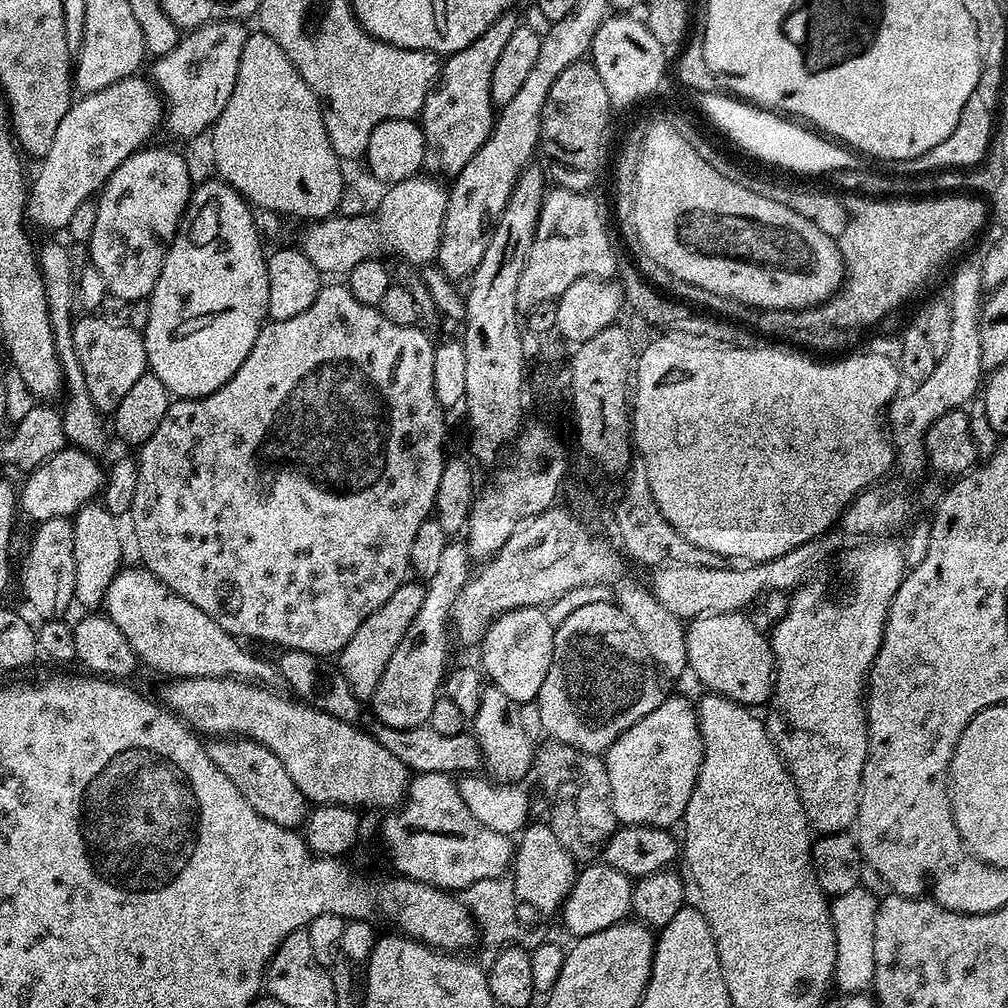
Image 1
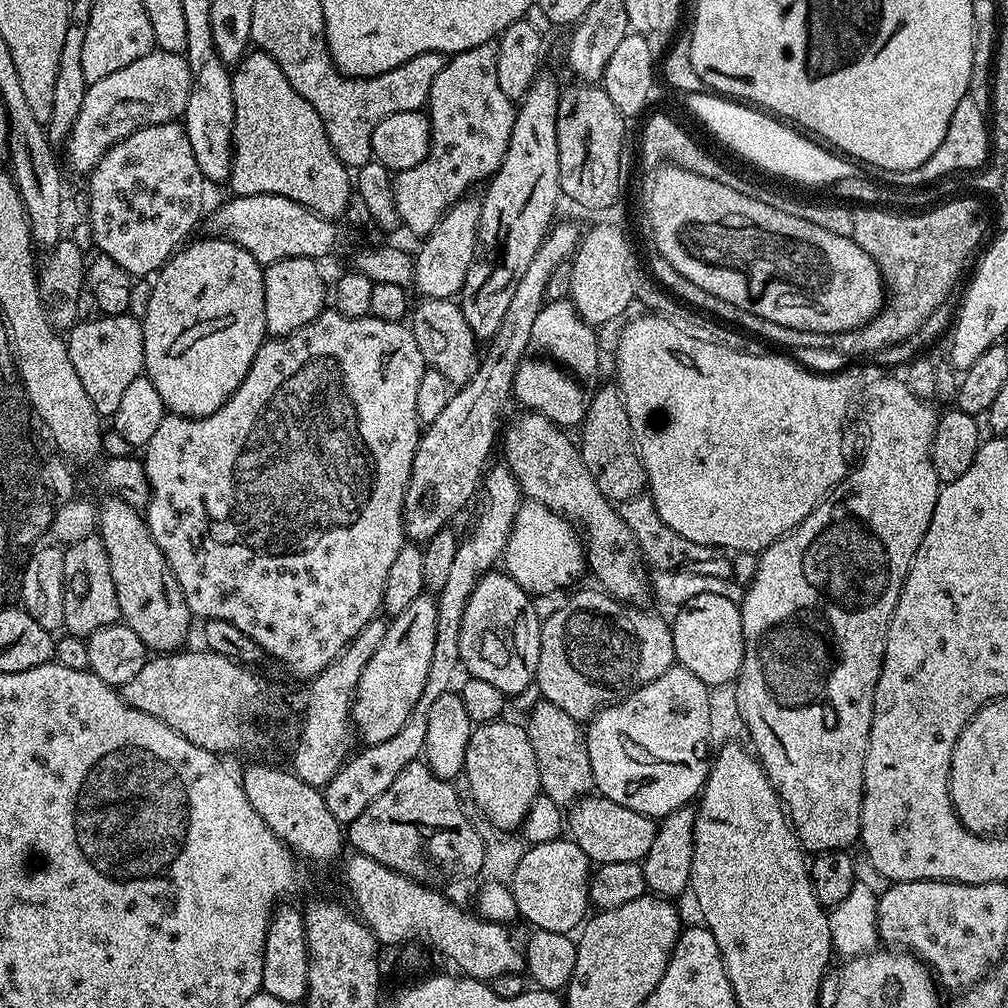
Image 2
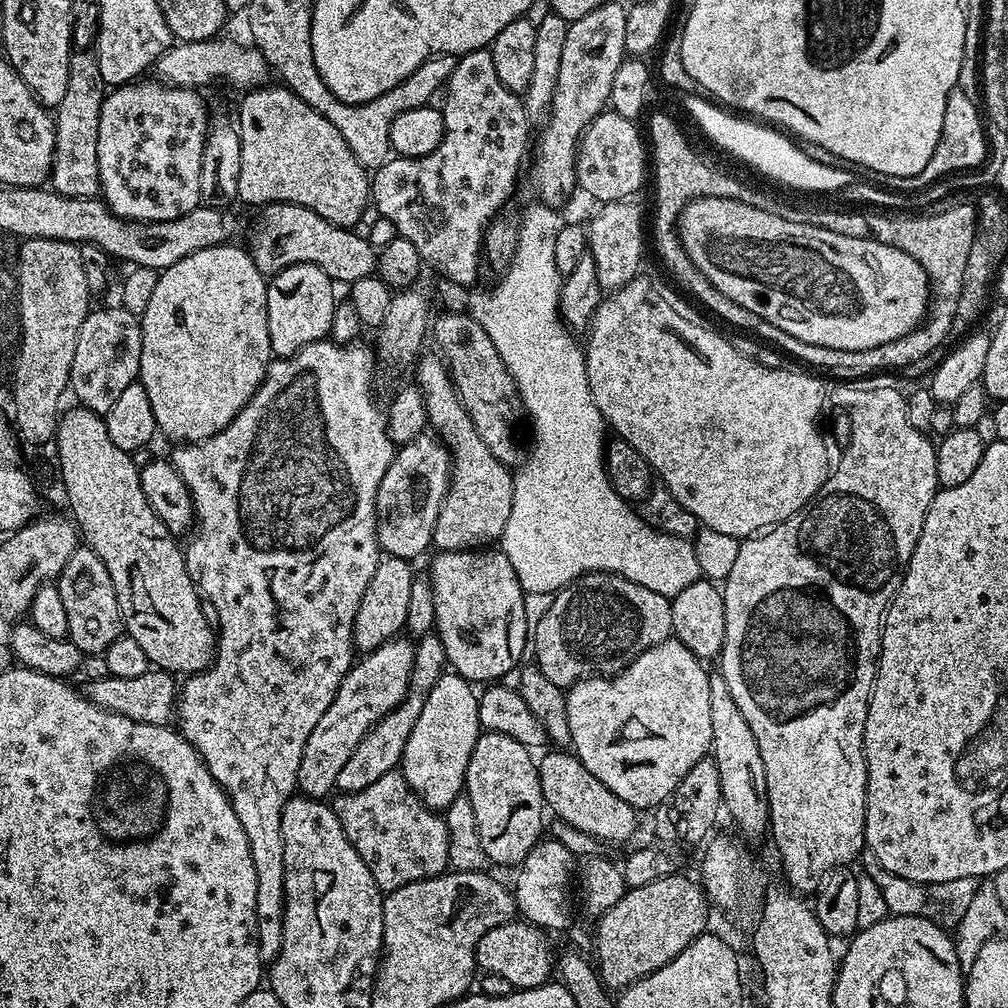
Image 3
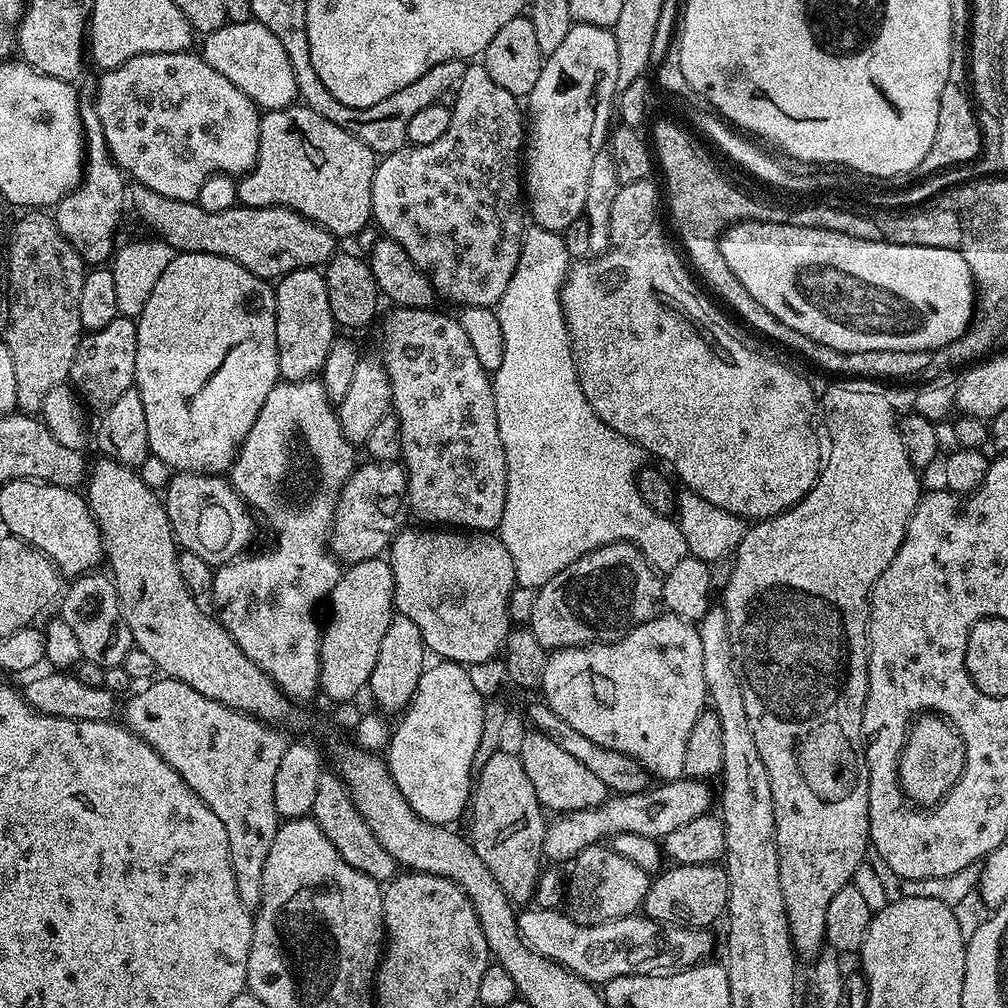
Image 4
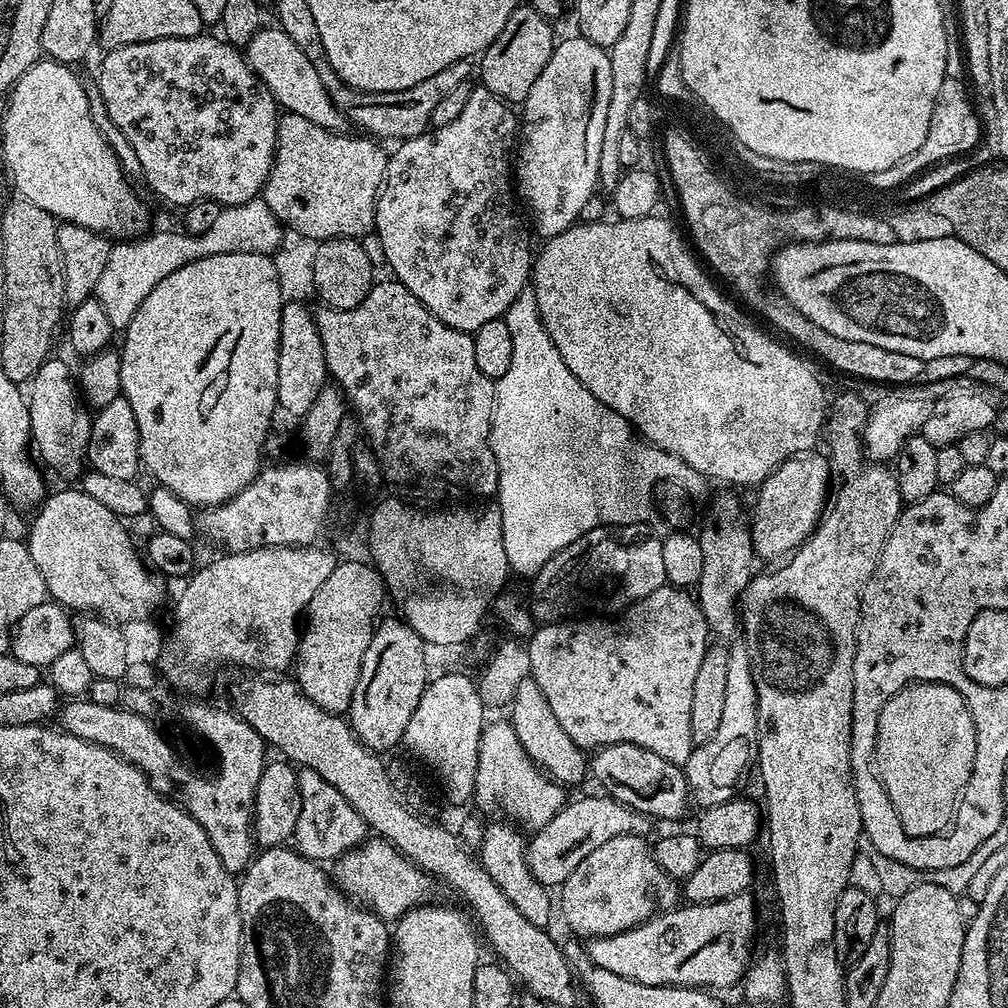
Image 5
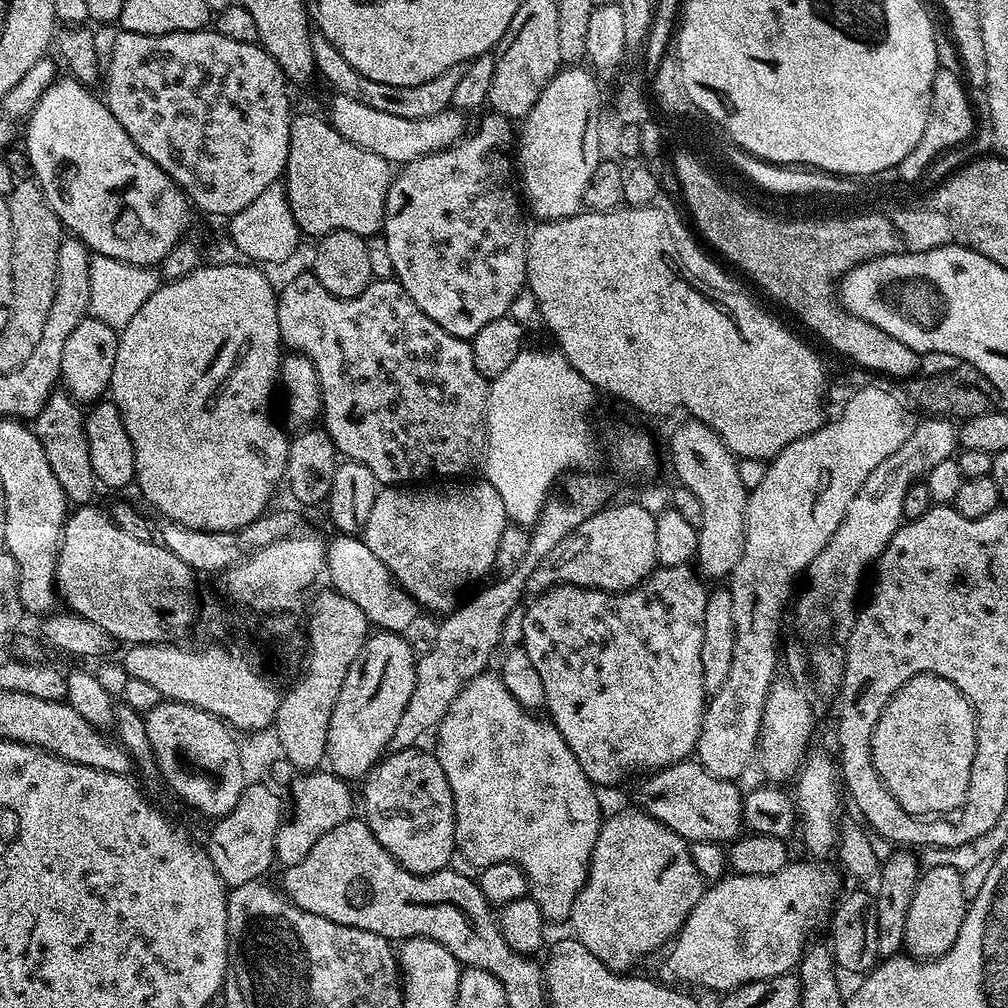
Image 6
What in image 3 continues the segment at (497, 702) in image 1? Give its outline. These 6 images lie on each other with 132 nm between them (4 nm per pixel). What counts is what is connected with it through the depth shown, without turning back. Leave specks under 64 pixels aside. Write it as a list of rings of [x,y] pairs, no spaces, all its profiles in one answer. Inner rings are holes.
[[[481,731],[480,737],[476,740],[476,745],[472,751],[472,757],[468,763],[468,769],[464,775],[464,787],[463,791],[466,793],[468,798],[468,804],[474,810],[474,822],[478,822],[478,838],[482,838],[482,850],[486,850],[489,861],[493,865],[501,864],[504,868],[515,869],[521,865],[526,859],[527,855],[530,854],[532,849],[535,848],[536,844],[542,840],[542,834],[540,831],[545,831],[546,820],[544,824],[544,812],[546,816],[546,805],[544,802],[544,795],[542,794],[542,786],[540,785],[540,770],[537,761],[532,760],[533,753],[526,746],[522,746],[522,742],[514,742],[514,738],[510,738],[506,734],[498,734],[497,732],[485,732]]]

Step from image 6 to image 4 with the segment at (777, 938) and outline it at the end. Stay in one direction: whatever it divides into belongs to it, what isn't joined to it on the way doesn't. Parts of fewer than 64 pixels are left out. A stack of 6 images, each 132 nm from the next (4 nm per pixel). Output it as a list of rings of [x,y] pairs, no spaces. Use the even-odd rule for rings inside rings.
[[[528,906],[517,915],[516,925],[530,951],[561,964],[575,976],[597,986],[623,976],[650,976],[690,968],[707,961],[712,952],[711,931],[682,928],[679,924],[659,924],[643,914],[623,916],[601,924],[579,924],[555,908]]]

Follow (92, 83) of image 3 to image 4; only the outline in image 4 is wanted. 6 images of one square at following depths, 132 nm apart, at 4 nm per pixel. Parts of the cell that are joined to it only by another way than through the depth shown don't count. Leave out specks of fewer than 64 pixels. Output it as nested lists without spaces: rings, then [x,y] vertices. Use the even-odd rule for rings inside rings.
[[[91,99],[80,101],[80,121],[84,127],[84,175],[80,185],[66,194],[54,205],[54,219],[58,230],[68,239],[70,246],[80,255],[81,260],[88,266],[104,266],[111,261],[114,249],[117,247],[116,227],[120,224],[120,215],[126,212],[126,184],[125,173],[112,158],[112,152],[106,142],[106,134],[102,130],[102,118],[98,118],[98,110]]]

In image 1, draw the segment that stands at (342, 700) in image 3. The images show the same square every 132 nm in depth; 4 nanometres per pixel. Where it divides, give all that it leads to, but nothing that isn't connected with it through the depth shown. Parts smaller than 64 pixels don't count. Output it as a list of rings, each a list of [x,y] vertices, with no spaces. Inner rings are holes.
[[[449,539],[446,550],[442,550],[442,559],[434,578],[426,582],[422,610],[410,622],[410,630],[402,634],[402,642],[394,654],[390,654],[390,662],[386,662],[386,670],[382,670],[382,678],[372,695],[370,707],[376,711],[377,721],[391,728],[419,728],[427,725],[430,710],[434,710],[434,702],[441,695],[446,675],[444,663],[448,660],[448,636],[450,640],[450,613],[462,586],[466,586],[470,575],[470,557],[468,545],[463,539]]]

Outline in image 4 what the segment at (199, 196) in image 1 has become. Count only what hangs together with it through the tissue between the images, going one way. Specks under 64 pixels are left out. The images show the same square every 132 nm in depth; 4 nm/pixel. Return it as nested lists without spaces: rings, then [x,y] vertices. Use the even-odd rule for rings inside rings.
[[[181,252],[173,255],[170,266],[162,270],[162,278],[158,278],[158,283],[154,285],[154,294],[150,294],[146,306],[142,306],[142,314],[135,317],[135,321],[138,350],[134,354],[134,387],[146,410],[146,434],[150,434],[149,453],[155,459],[157,456],[162,463],[169,464],[176,472],[227,473],[236,461],[236,453],[240,451],[242,442],[250,434],[250,426],[254,426],[254,418],[258,418],[258,410],[262,410],[270,390],[274,390],[281,379],[276,345],[276,293],[273,285],[230,258],[222,258],[218,254]]]

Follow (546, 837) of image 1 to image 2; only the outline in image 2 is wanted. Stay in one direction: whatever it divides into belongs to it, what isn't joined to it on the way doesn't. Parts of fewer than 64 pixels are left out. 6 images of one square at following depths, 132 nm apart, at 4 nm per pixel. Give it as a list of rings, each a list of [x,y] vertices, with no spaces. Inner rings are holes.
[[[570,838],[531,845],[525,849],[514,878],[510,881],[519,915],[537,930],[567,935],[577,931],[590,909],[588,885],[591,873],[591,860]]]

